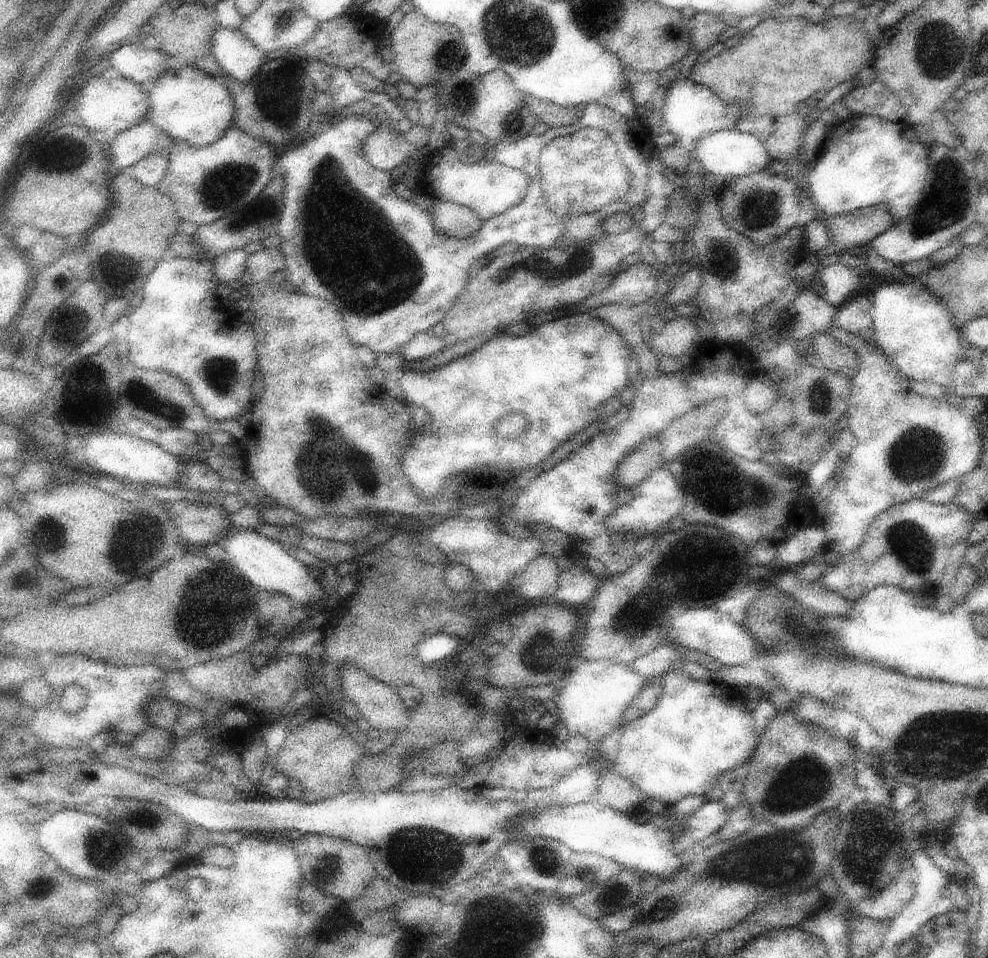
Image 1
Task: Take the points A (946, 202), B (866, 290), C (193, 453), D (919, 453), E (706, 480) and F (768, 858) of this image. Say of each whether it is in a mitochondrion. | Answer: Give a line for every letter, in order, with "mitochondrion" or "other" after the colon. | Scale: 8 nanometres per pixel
A: mitochondrion
B: other
C: other
D: mitochondrion
E: mitochondrion
F: mitochondrion

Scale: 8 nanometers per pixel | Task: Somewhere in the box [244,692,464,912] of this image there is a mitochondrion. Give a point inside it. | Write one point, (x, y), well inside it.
(420, 855)

